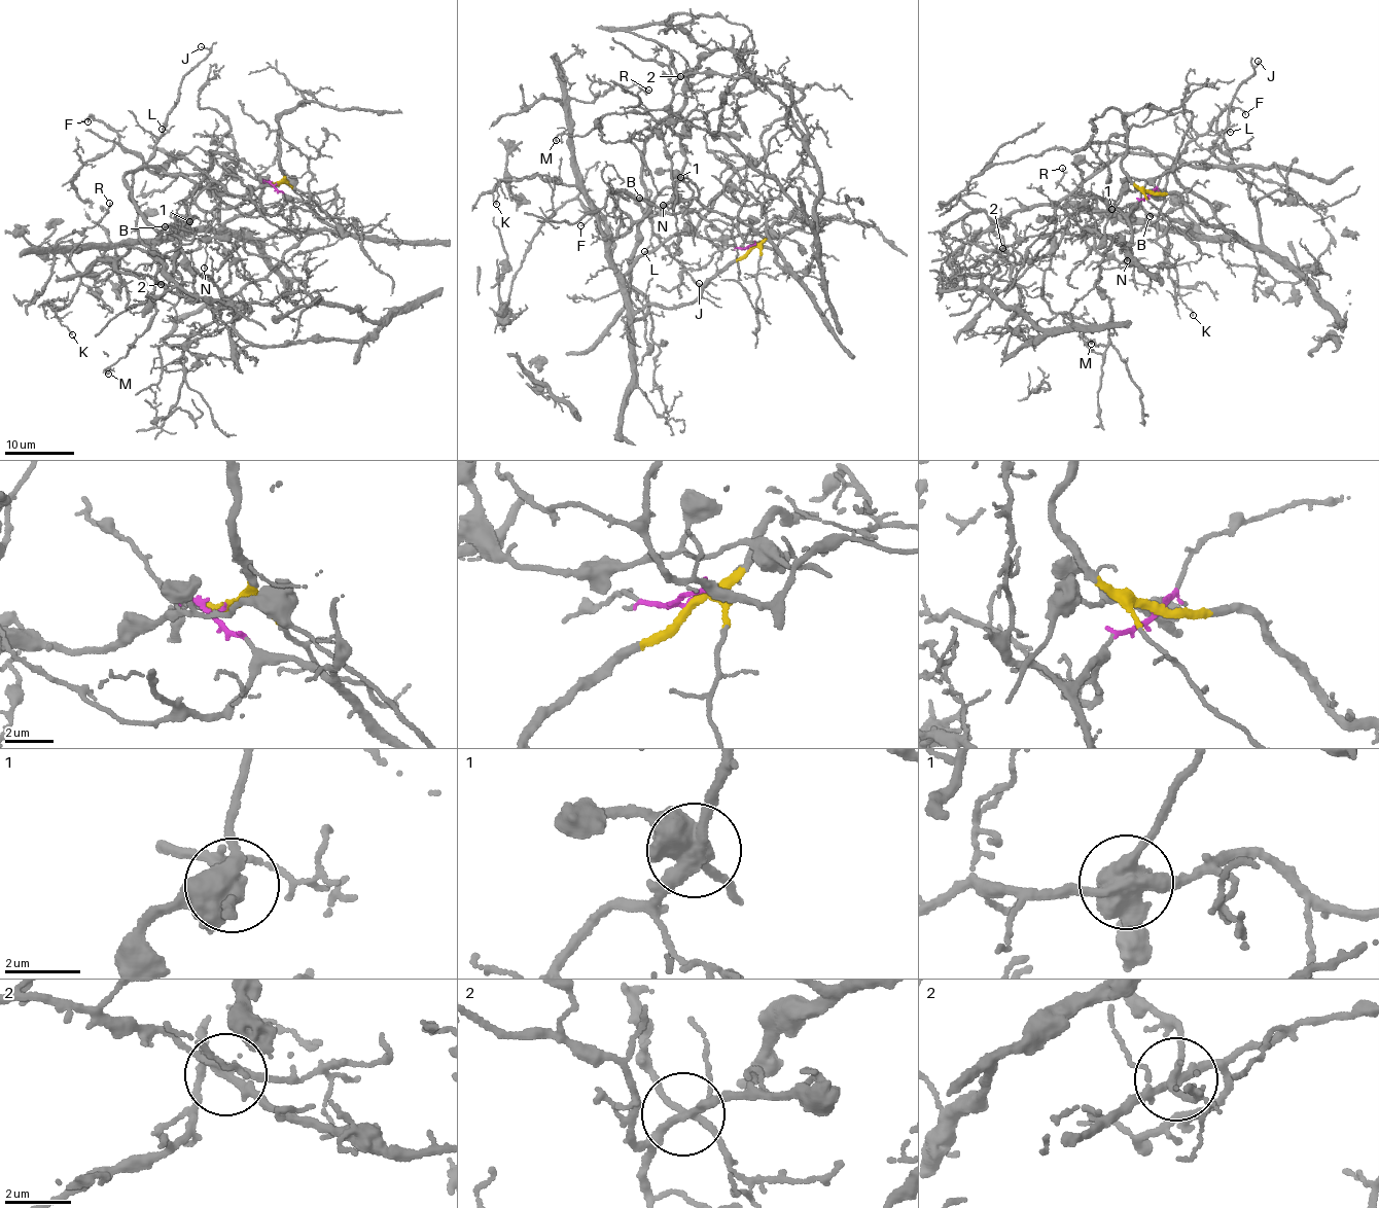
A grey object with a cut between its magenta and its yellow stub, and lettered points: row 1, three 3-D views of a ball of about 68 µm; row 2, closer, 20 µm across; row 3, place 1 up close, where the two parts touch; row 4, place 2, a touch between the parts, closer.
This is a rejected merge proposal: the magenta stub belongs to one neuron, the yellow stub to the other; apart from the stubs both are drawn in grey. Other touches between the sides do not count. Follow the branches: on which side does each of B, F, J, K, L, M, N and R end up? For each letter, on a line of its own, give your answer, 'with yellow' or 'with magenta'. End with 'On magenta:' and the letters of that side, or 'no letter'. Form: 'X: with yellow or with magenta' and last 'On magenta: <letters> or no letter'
B: with yellow
F: with yellow
J: with yellow
K: with yellow
L: with yellow
M: with yellow
N: with magenta
R: with yellow
On magenta: N

